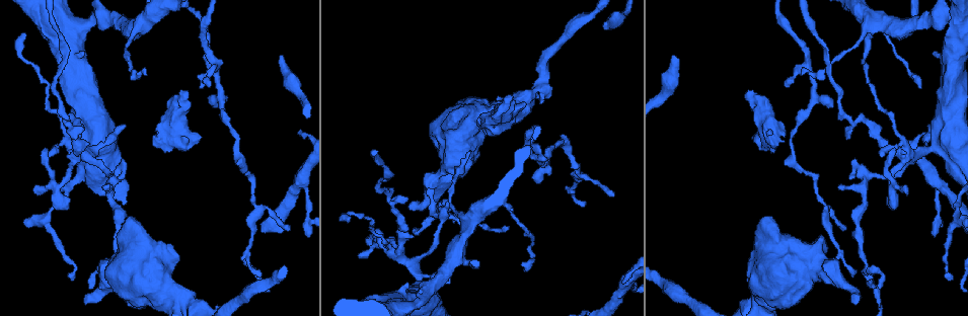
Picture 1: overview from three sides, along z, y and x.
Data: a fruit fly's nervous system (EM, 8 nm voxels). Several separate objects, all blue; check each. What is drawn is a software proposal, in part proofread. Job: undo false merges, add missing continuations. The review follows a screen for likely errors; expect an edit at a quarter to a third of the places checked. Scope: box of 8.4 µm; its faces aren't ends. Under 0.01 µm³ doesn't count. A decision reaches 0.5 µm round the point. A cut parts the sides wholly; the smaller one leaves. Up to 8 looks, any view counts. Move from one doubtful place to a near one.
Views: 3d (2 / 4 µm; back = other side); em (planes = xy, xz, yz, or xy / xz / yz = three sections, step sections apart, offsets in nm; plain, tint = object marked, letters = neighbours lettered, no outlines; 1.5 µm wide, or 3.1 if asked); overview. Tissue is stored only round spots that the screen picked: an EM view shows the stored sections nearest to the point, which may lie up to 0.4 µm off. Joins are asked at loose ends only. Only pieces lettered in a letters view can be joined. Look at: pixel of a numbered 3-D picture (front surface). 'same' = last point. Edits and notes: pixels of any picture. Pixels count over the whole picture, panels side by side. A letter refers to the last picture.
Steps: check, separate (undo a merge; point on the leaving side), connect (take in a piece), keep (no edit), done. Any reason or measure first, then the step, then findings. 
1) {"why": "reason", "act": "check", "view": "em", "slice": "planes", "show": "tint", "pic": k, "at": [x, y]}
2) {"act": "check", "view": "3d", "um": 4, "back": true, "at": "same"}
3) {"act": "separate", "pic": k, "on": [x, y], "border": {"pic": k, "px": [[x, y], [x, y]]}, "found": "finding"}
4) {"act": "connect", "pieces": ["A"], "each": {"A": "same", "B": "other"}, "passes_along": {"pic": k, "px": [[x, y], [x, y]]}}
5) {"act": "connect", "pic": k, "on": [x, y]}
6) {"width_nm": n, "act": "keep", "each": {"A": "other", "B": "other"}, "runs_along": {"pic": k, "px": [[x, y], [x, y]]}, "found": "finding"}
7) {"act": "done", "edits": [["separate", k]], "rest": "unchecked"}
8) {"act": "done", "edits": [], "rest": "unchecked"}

{"why": "an open end", "act": "check", "view": "em", "slice": "planes", "show": "letters", "pic": 1, "at": [24, 34]}

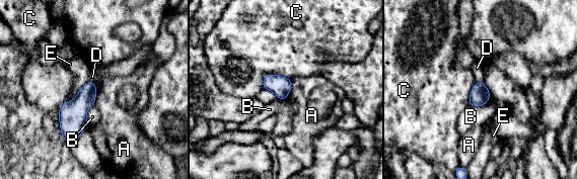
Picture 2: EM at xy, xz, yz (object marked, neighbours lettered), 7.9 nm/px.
{"longest_contact_nm": ["E", 260], "act": "keep", "each": {"A": "other", "B": "other", "C": "other", "D": "other", "E": "other"}, "found": "none of them fits"}

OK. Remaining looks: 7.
{"act": "check", "view": "em", "slice": "xy", "step": 8, "show": "tint", "pic": 1, "at": [853, 124]}

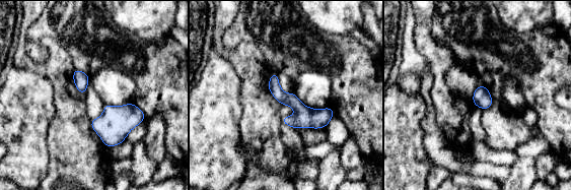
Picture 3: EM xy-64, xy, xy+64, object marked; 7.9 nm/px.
{"act": "check", "view": "em", "slice": "planes", "show": "tint", "at": "same"}

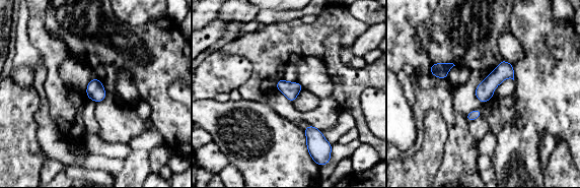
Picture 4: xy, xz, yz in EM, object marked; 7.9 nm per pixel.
{"act": "check", "view": "em", "slice": "planes", "show": "letters", "at": "same"}

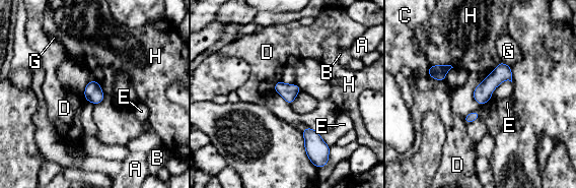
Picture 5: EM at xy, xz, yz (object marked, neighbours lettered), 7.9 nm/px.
{"act": "keep", "each": {"A": "other", "B": "other", "C": "other", "D": "other", "E": "other", "G": "other", "H": "other"}, "border": {"pic": 5, "px": [[280, 79], [275, 83], [273, 89]]}, "found": "continuous, no second neuron"}

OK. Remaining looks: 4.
{"why": "free end", "act": "check", "view": "3d", "um": 2, "pic": 1, "at": [281, 55]}

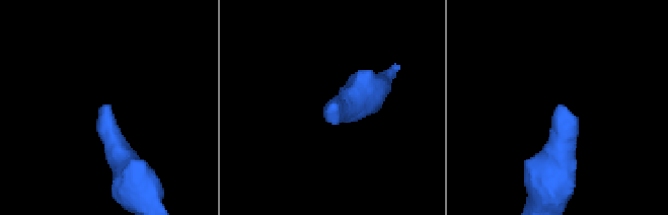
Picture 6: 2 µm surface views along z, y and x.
{"act": "check", "view": "em", "slice": "xy", "step": 4, "show": "tint", "pic": 6, "at": [106, 105]}

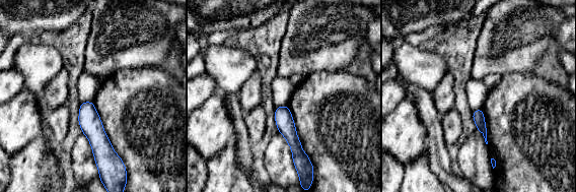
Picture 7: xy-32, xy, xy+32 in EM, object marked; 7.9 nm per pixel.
{"why": "another direction", "act": "check", "view": "em", "slice": "planes", "show": "letters", "at": "same"}

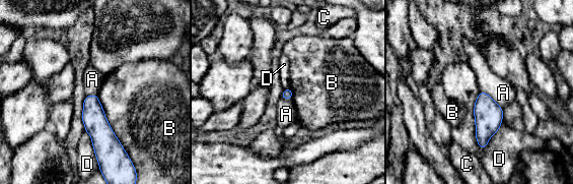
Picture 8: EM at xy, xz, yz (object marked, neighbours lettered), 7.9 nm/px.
{"act": "keep", "each": {"A": "other", "B": "other", "C": "other", "D": "other"}, "found": "none of them fits"}

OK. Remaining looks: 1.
{"act": "done", "edits": [], "rest": "unchecked"}

